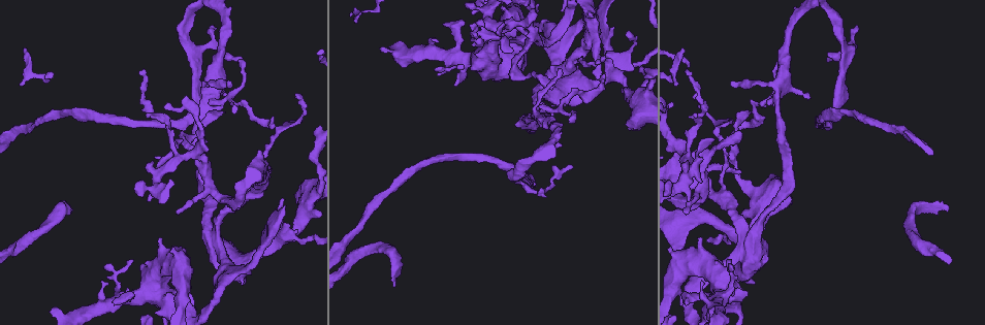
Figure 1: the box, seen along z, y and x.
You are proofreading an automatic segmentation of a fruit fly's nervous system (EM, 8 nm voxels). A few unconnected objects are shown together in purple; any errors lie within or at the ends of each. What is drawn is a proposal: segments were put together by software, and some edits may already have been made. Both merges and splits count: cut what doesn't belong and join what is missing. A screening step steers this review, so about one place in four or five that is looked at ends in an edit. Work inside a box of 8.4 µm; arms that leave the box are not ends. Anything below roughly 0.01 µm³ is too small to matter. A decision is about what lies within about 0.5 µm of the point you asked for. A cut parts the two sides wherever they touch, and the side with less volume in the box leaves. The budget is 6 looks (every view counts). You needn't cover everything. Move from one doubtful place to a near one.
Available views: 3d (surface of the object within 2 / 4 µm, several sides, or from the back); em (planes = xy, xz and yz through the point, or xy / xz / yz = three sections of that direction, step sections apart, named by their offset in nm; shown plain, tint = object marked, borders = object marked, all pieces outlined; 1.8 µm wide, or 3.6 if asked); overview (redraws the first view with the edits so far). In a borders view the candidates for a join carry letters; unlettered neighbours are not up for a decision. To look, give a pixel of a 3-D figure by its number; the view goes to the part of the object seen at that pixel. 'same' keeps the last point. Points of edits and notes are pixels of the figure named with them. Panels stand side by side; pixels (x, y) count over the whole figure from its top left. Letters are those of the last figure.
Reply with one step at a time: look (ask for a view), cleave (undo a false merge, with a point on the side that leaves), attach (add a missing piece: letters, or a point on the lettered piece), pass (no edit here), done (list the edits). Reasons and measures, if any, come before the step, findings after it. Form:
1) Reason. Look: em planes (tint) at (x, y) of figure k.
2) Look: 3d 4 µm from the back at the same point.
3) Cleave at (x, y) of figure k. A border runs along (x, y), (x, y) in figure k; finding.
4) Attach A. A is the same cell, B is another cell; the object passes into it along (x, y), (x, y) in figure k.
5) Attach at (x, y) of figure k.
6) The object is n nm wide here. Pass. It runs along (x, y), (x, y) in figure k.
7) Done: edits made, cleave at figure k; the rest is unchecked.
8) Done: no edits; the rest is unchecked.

Thin arm on a thick one. Look: em planes (tint) at (777, 108) of figure 1.

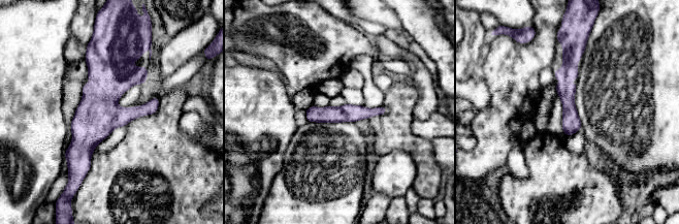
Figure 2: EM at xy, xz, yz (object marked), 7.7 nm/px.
Look: em planes (borders) at the same point.

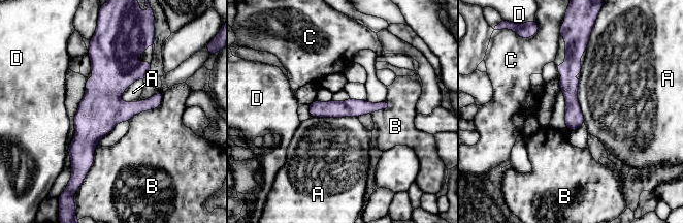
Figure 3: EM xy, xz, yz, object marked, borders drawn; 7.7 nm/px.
The object is 140 nm wide here. Pass. A, B, C and D are other cells; it runs along (106, 48), (86, 165) in figure 3; one cell here.

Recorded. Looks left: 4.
Sharp bend. Look: em planes (borders) at (194, 154) of figure 1.

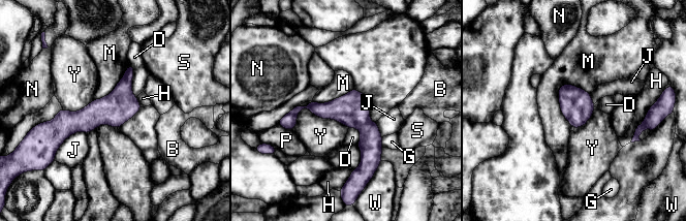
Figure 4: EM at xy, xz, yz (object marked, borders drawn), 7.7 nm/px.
Pass. B, D, G, H, J, M, N, P, S, W and Y are other cells; a border runs along (348, 128), (303, 108), (291, 129) in figure 4; continuous, no second cell.

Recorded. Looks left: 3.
Long arm stops here. Look: em 3.6 µm xy step 16 (tint) at (470, 26) of figure 1.

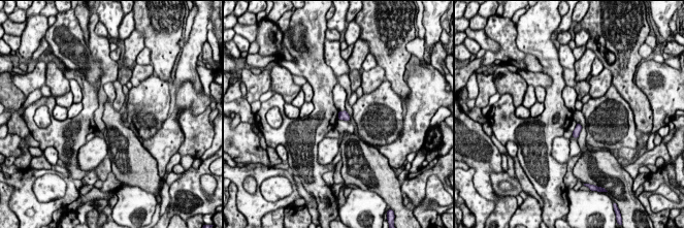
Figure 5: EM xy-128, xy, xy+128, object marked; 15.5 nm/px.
Look: em 3.6 µm planes (tint) at the same point.

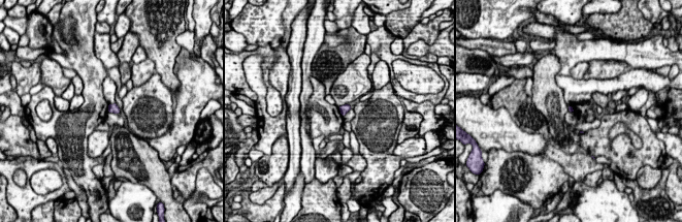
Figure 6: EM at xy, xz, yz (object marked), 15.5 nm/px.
See the neighbours. Look: em 3.6 µm planes (borders) at the same point.

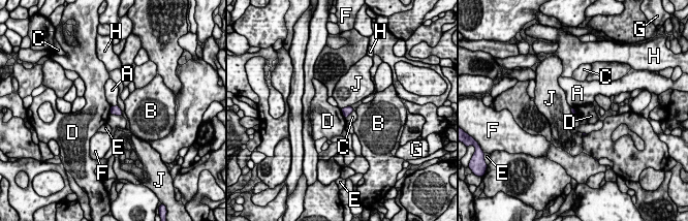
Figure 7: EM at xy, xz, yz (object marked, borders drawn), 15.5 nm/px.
The longest contact is with C, 200 nm. Pass. A, B, C, D, E, F, G, H and J are other cells; a border runs along (340, 108), (345, 118) in figure 7; none of them fits.

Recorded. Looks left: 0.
Done: no edits; the rest is unchecked.

